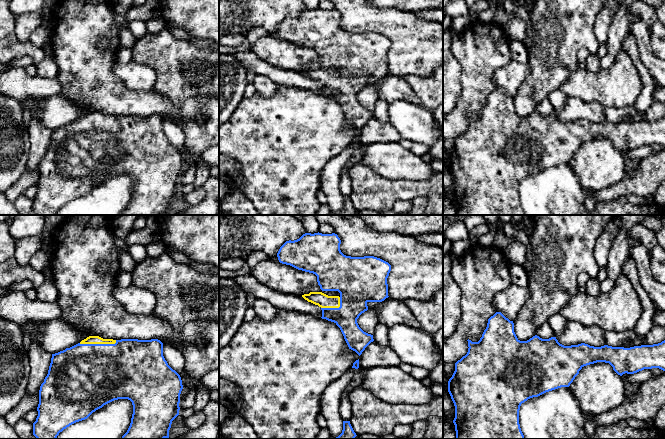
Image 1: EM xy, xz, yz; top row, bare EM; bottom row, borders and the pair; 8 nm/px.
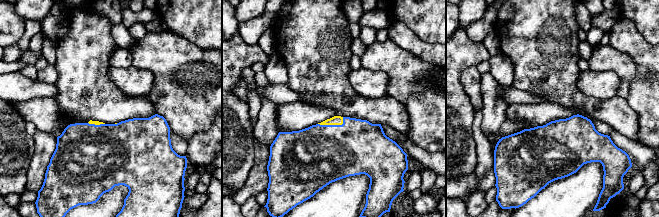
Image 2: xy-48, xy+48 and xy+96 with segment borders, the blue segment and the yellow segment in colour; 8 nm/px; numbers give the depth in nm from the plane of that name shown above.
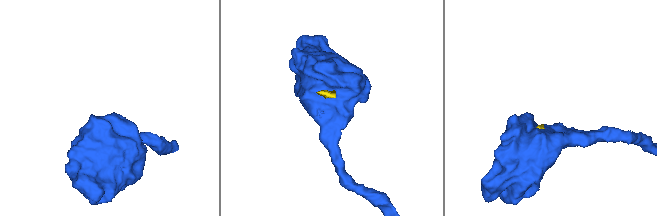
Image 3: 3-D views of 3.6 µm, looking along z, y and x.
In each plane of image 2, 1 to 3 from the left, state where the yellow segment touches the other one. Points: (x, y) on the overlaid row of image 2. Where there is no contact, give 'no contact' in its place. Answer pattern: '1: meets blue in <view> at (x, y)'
1: meets blue in xy-48 at (96, 125)
2: meets blue in xy+48 at (333, 125)
3: no contact

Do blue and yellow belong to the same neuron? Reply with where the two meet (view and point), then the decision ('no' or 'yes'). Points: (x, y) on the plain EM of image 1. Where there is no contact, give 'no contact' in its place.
xy (98, 120) | yes

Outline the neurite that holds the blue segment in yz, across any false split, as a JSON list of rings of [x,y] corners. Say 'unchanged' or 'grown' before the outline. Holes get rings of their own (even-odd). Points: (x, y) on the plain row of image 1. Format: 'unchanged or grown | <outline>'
unchanged | [[[501,88],[488,95],[487,103],[478,118],[468,117],[468,128],[455,139],[455,147],[448,157],[448,168],[455,182],[456,215],[525,215],[519,200],[519,186],[522,179],[546,168],[569,163],[579,147],[597,138],[609,139],[620,152],[634,150],[644,145],[659,144],[665,147],[665,116],[658,120],[630,124],[590,122],[585,119],[564,122],[556,113],[542,115],[535,111],[527,117],[520,117],[514,108],[514,99]]]

